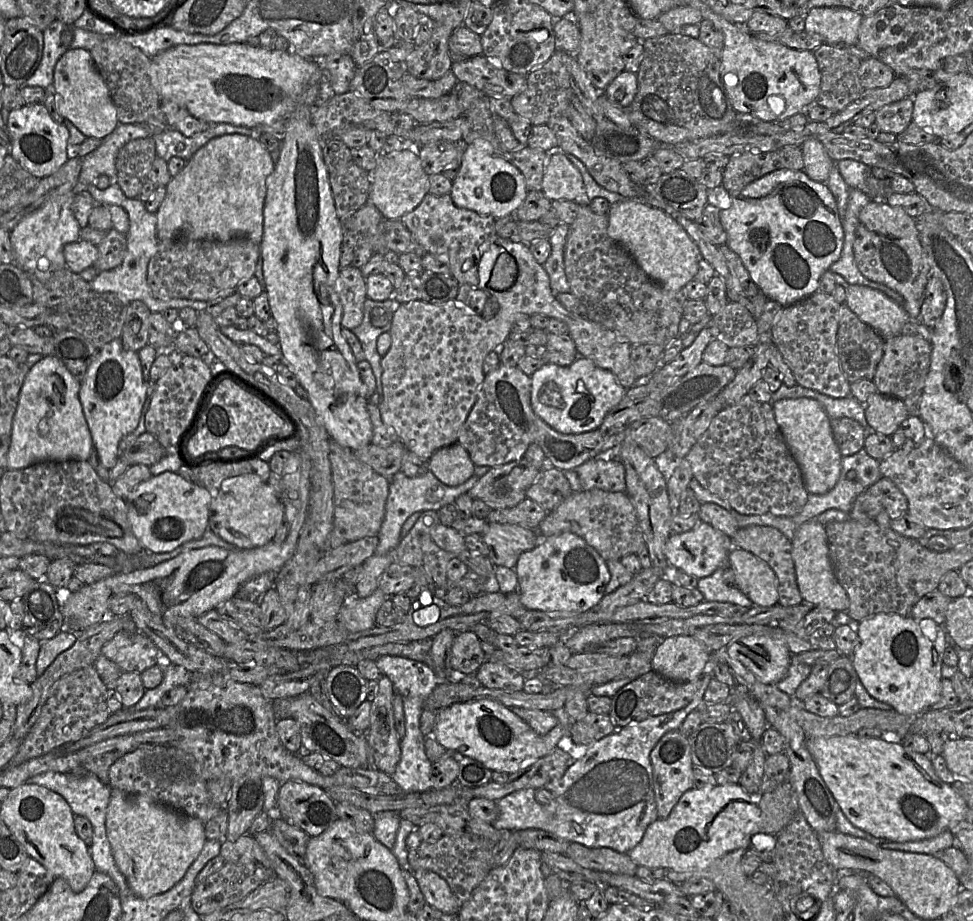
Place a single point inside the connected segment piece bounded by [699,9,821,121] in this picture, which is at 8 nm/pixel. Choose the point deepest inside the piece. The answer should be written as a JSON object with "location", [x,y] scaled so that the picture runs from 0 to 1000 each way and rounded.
{"location":[792,88]}

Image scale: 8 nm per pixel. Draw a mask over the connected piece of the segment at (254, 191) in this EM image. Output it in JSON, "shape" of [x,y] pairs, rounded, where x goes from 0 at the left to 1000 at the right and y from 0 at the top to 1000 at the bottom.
{"shape":[[[232,145],[215,152],[191,175],[188,183],[176,192],[171,212],[160,235],[160,257],[163,262],[189,257],[196,261],[233,263],[252,257],[267,266],[270,256],[270,225],[273,195],[282,185],[276,165],[265,152],[249,145]]]}

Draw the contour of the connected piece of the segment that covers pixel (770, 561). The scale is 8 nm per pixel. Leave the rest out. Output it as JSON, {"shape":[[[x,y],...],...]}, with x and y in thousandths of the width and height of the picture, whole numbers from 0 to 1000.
{"shape":[[[769,571],[761,573],[751,584],[754,595],[770,598],[785,608],[800,628],[801,654],[804,658],[824,655],[816,609],[814,587],[792,571]]]}

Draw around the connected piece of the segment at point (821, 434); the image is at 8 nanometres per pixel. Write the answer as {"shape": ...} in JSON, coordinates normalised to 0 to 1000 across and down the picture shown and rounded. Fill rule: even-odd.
{"shape":[[[823,431],[800,434],[793,438],[793,444],[805,477],[822,507],[828,532],[839,537],[854,533],[863,518],[865,494],[856,474],[854,456],[845,440],[840,434]]]}

